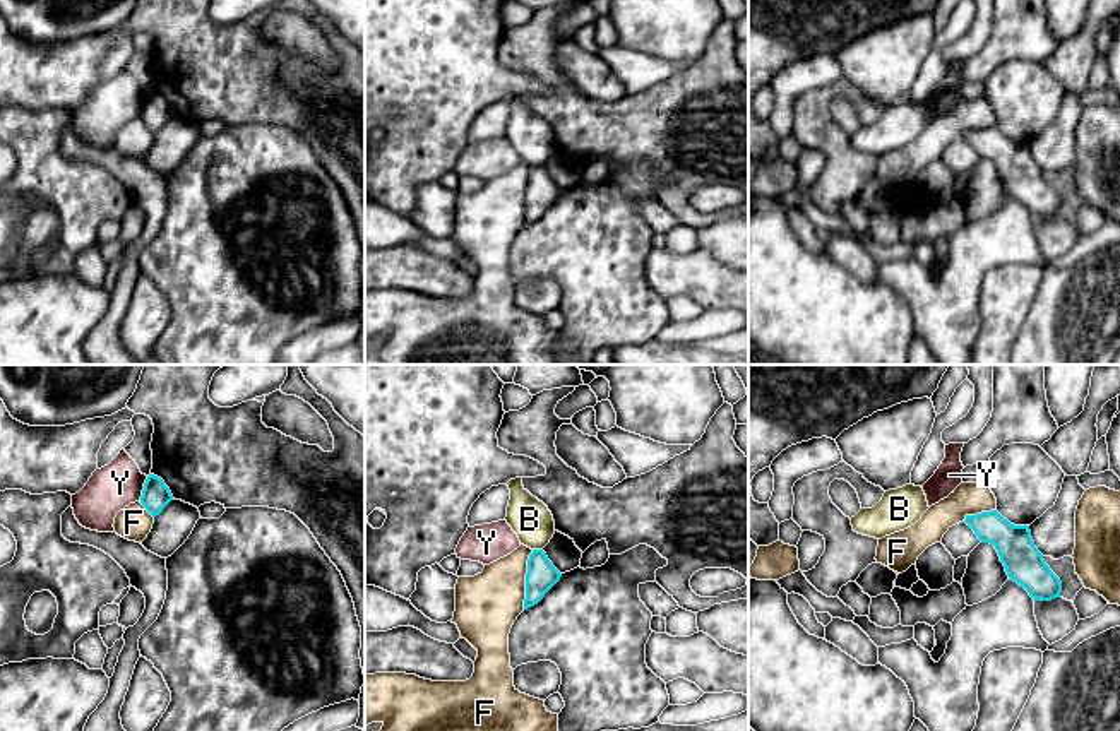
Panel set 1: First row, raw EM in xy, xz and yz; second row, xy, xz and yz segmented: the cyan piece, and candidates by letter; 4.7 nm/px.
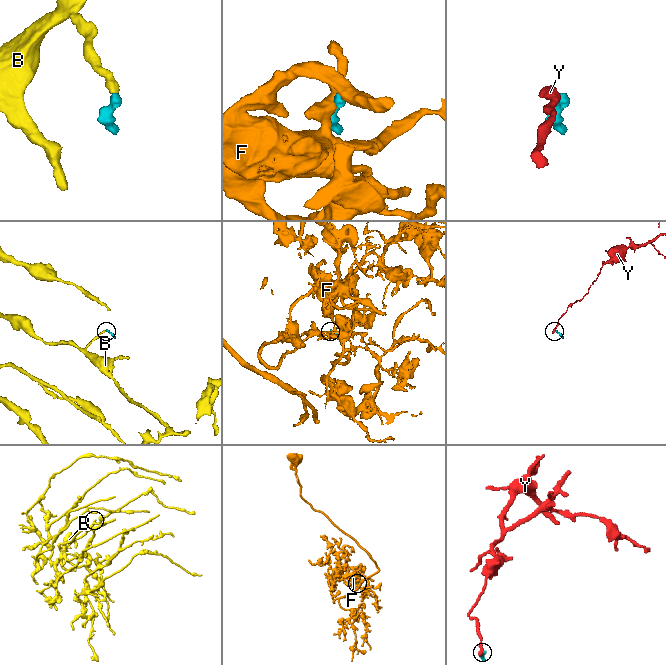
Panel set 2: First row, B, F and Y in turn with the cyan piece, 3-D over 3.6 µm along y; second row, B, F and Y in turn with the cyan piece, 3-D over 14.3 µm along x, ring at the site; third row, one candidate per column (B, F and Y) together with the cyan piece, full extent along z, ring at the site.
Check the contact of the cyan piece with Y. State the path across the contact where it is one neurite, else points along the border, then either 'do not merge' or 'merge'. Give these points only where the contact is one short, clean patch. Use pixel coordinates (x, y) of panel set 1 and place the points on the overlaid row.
border xy (148, 476), (139, 500); do not merge

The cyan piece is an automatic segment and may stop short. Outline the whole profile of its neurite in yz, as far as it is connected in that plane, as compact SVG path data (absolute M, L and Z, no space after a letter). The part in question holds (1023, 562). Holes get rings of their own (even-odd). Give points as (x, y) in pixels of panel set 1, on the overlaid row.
M997 510L966 515L964 522L981 543L995 546L1009 579L1024 587L1034 601L1060 597L1062 582L1034 546L1029 526L1014 526Z

